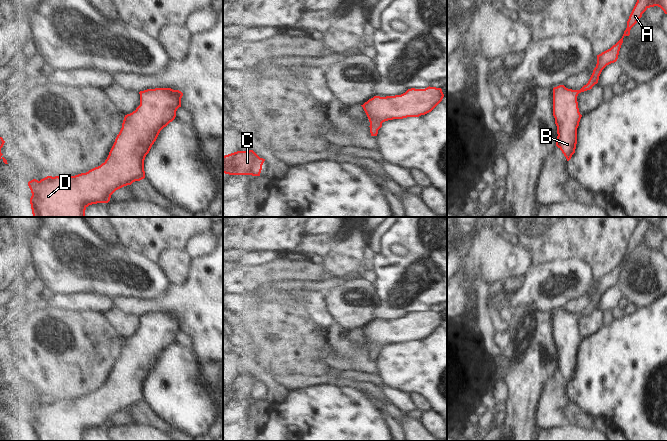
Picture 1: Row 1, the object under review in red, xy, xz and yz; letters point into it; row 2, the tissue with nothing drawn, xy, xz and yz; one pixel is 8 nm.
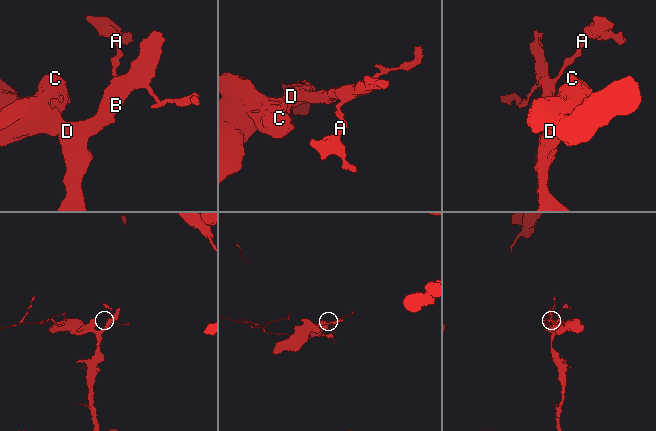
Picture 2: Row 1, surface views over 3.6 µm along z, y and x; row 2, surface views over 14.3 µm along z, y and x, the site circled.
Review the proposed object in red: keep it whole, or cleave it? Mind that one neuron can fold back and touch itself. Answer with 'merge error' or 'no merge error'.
no merge error

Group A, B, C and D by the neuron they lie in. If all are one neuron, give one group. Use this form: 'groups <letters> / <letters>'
groups A B C D

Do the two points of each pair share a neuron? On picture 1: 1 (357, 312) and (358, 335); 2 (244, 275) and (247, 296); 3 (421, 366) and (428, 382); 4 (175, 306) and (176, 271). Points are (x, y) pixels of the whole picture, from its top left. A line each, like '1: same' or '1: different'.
1: different
2: same
3: same
4: different

